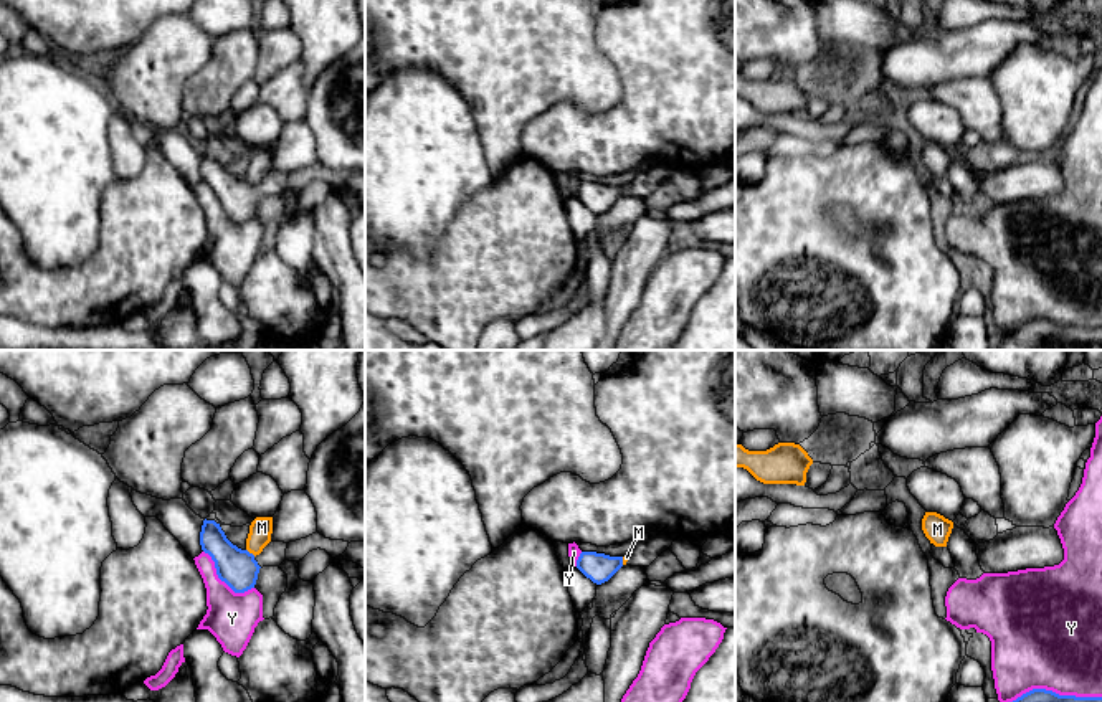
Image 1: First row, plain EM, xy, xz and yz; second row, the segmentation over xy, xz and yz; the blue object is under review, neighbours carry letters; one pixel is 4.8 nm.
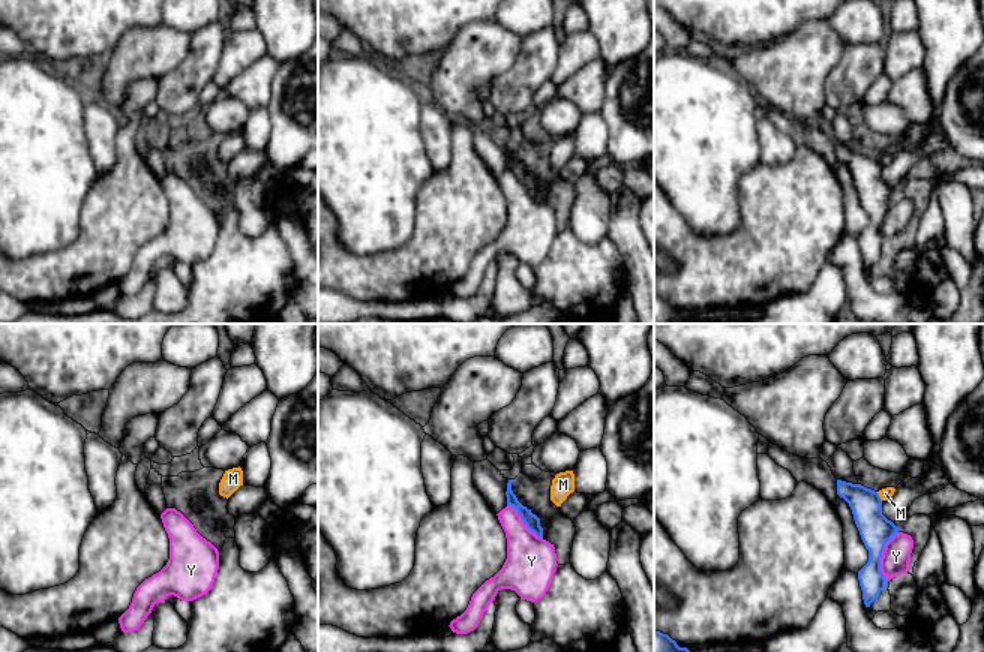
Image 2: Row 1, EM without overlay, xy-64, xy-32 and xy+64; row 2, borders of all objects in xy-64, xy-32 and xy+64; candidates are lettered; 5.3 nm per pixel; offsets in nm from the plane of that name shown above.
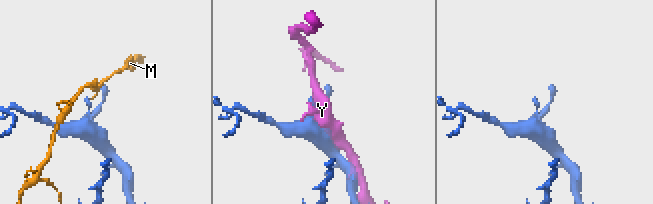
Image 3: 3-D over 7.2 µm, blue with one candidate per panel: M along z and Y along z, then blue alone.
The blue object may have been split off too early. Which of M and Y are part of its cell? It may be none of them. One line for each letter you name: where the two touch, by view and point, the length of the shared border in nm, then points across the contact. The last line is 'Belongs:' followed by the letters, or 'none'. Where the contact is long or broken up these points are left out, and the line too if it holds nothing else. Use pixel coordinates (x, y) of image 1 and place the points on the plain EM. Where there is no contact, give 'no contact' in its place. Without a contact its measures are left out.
Belongs: none

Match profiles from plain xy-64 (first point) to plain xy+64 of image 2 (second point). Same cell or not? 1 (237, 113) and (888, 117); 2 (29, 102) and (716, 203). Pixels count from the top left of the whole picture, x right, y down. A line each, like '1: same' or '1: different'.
1: same
2: same

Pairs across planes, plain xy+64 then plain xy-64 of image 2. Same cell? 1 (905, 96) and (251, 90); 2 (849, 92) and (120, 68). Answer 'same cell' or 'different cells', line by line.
1: same cell
2: different cells

